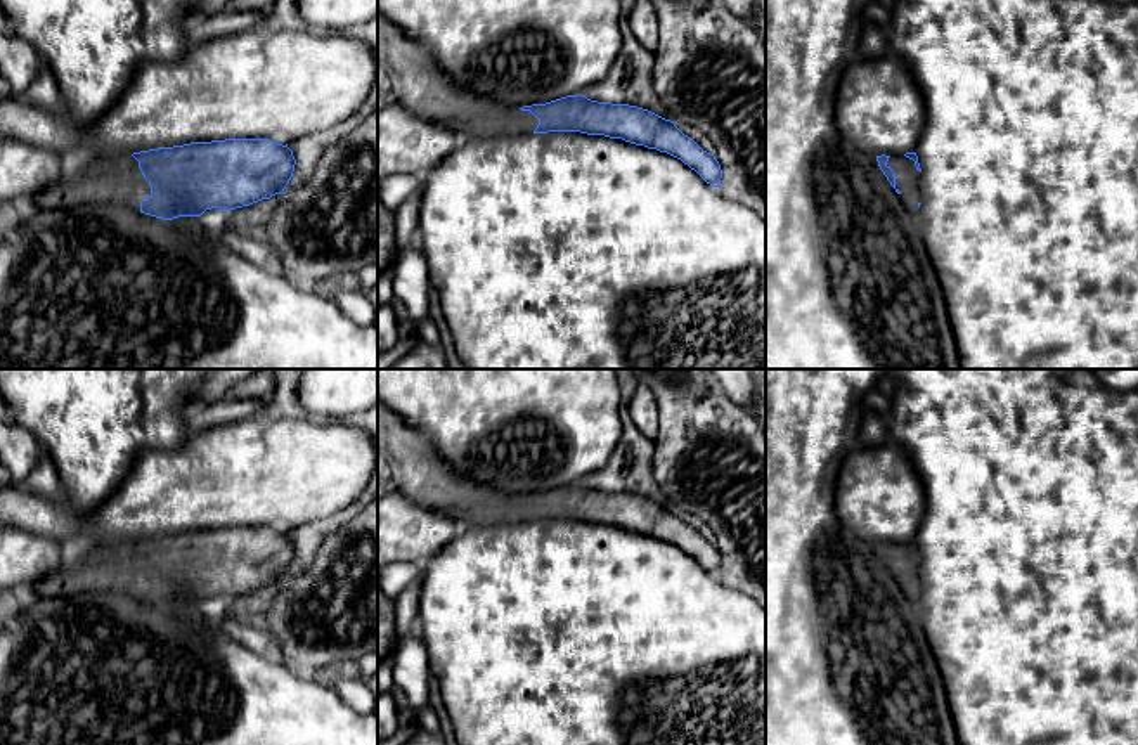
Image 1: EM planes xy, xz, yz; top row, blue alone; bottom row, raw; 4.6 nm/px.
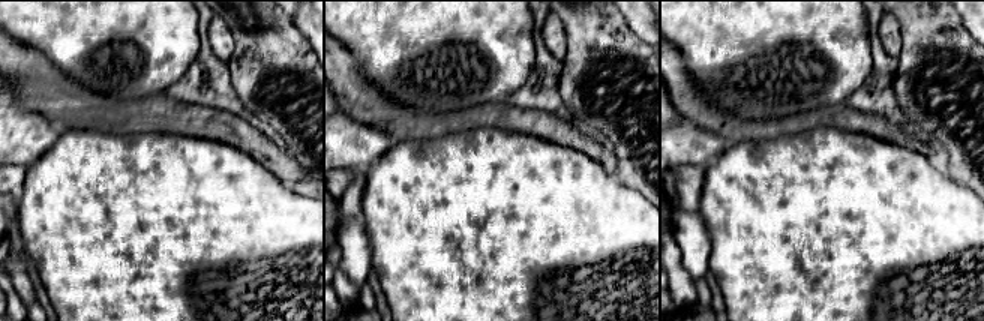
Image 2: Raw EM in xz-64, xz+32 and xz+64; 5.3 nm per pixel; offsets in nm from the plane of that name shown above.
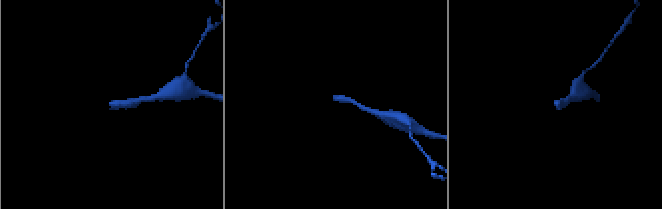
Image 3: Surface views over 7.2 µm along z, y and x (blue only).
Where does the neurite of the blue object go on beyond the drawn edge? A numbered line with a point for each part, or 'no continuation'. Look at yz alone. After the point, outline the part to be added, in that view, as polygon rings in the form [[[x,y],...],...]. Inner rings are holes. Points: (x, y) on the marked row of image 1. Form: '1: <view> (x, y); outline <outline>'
1: yz (906, 175); outline [[[890,156],[887,161],[896,173],[896,189],[901,191],[901,198],[911,211],[918,211],[918,204],[921,203],[920,194],[920,175],[921,172],[916,170],[915,161],[906,156]]]

